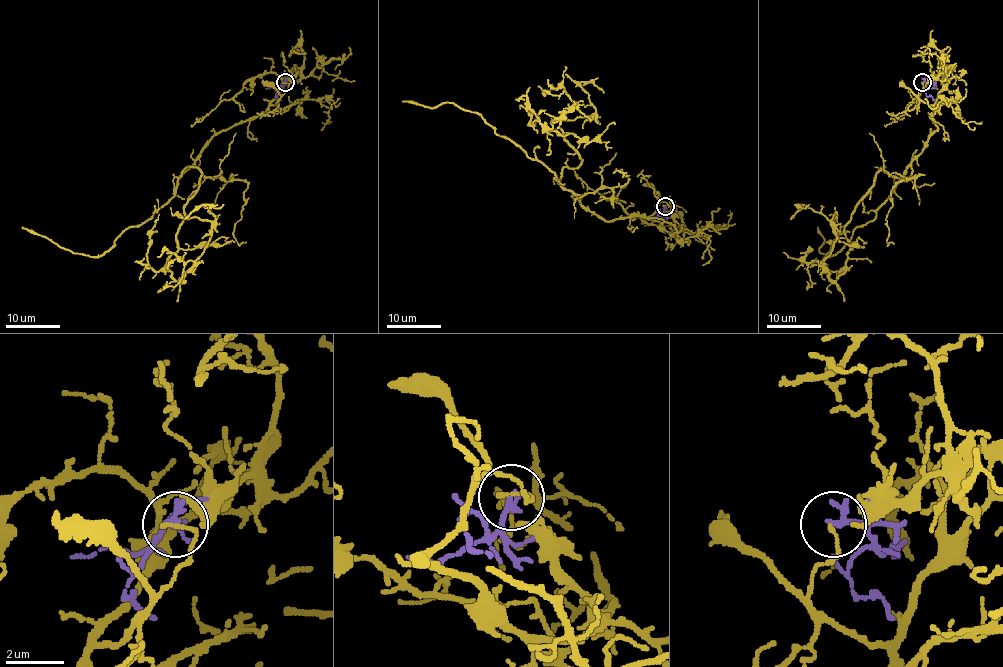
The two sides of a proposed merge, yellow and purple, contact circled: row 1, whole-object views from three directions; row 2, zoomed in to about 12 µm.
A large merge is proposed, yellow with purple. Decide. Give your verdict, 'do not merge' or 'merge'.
do not merge

